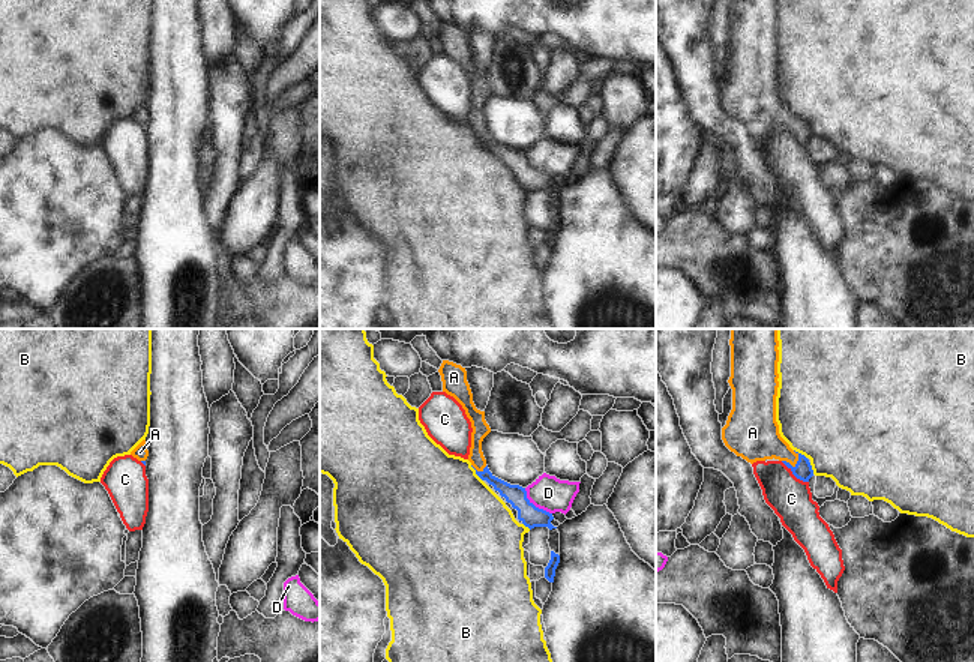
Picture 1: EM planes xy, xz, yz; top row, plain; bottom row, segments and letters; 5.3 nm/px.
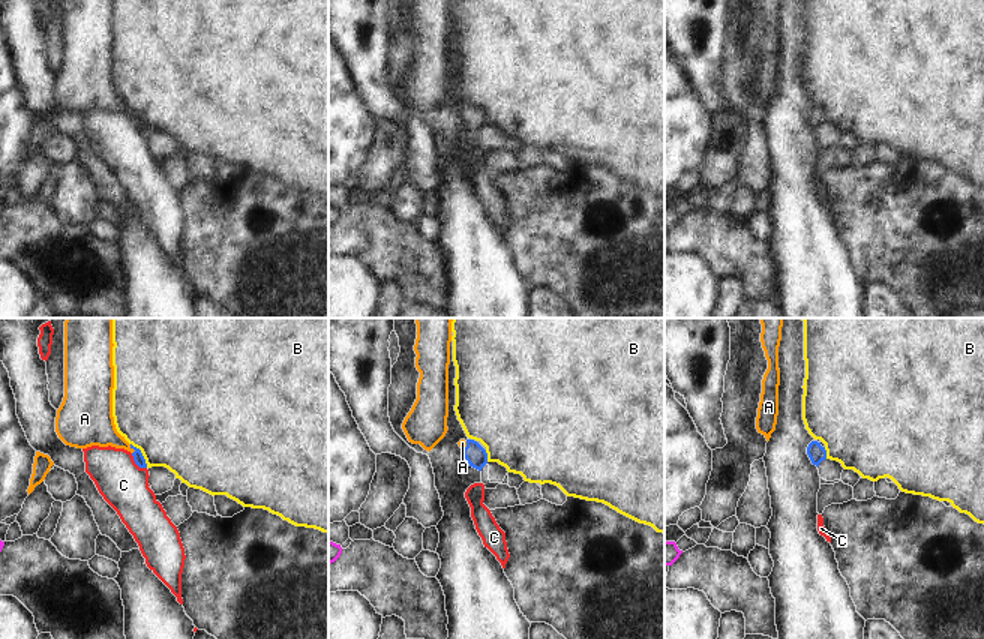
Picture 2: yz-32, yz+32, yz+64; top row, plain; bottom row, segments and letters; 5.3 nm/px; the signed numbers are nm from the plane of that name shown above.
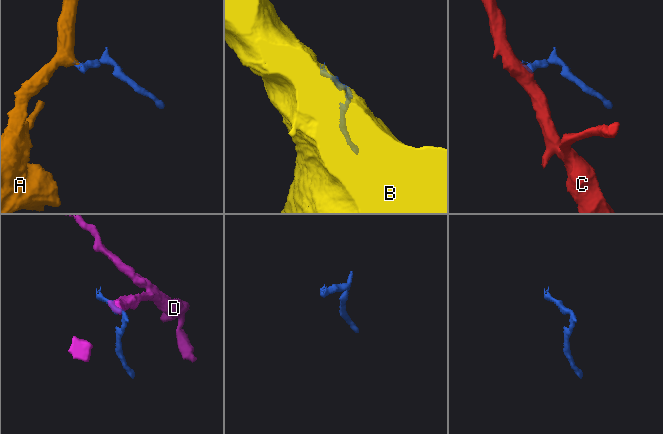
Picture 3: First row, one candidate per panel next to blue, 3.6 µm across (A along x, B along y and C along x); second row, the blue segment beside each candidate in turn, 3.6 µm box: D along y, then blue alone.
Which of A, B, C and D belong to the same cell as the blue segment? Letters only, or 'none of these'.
A.

